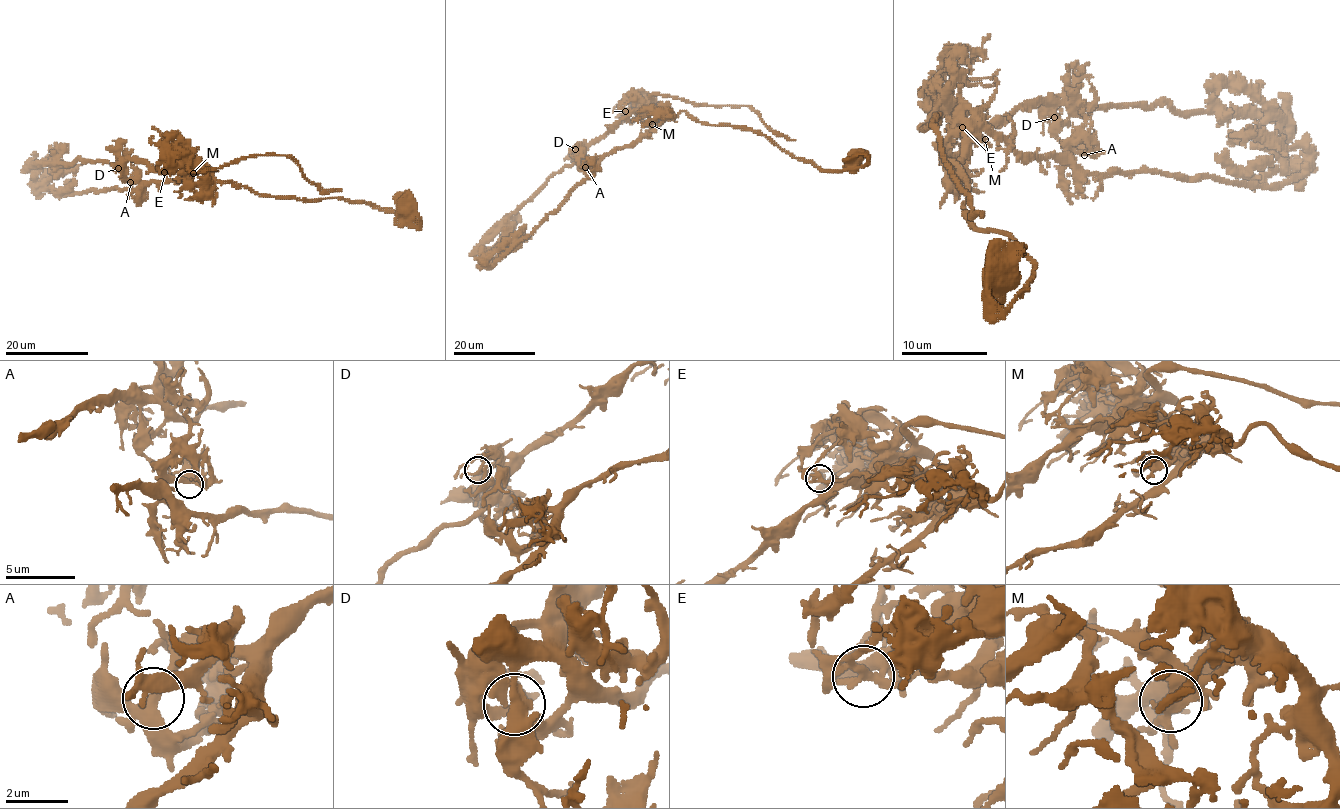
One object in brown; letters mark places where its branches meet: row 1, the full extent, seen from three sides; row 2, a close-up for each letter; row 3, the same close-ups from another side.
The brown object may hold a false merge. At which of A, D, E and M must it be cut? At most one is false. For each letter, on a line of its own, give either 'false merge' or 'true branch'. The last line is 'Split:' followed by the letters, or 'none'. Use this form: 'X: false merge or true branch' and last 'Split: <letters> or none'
A: true branch
D: true branch
E: false merge
M: true branch
Split: E

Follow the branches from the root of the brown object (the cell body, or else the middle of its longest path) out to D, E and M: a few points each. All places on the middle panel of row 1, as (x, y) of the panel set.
D: (854, 155), (869, 160), (821, 171), (764, 135), (663, 108), (629, 112), (575, 149)
E: (854, 155), (869, 160), (821, 171), (749, 130), (705, 124), (685, 111), (625, 110)
M: (854, 155), (866, 154), (869, 160), (859, 168), (822, 171), (764, 135), (696, 121), (685, 111), (652, 124)

